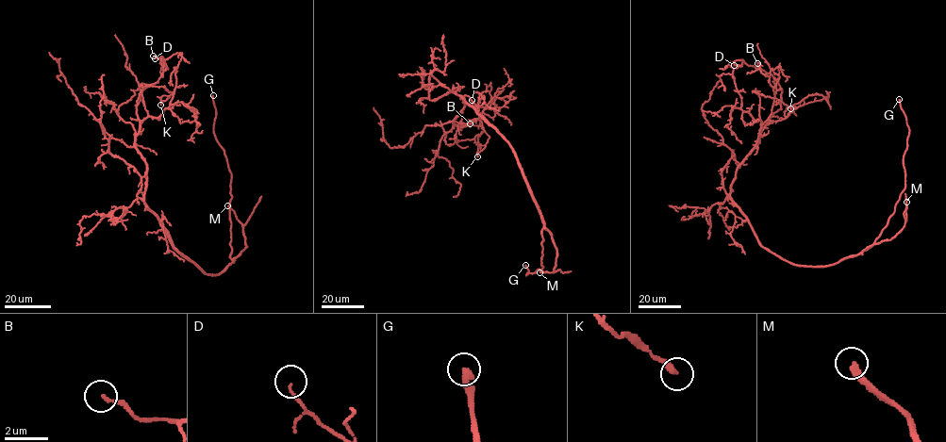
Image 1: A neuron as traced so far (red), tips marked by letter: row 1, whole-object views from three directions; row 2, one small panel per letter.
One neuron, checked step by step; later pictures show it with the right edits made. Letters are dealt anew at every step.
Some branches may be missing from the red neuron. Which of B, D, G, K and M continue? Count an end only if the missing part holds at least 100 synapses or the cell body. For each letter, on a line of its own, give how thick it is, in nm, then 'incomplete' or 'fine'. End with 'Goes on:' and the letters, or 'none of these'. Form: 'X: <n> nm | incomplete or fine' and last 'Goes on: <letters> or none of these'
B: 190 nm | fine
D: 100 nm | fine
G: 320 nm | incomplete
K: 280 nm | fine
M: 260 nm | incomplete
Goes on: G, M

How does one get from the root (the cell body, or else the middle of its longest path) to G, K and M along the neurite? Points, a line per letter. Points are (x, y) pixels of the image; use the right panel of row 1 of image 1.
G: (767, 249), (796, 265), (828, 266), (872, 245), (904, 187), (904, 155), (909, 128), (899, 99)
K: (767, 249), (732, 200), (730, 186), (762, 123), (759, 97), (752, 90), (790, 108)
M: (767, 249), (796, 265), (836, 264), (860, 253), (871, 245), (891, 239), (904, 224), (906, 202)

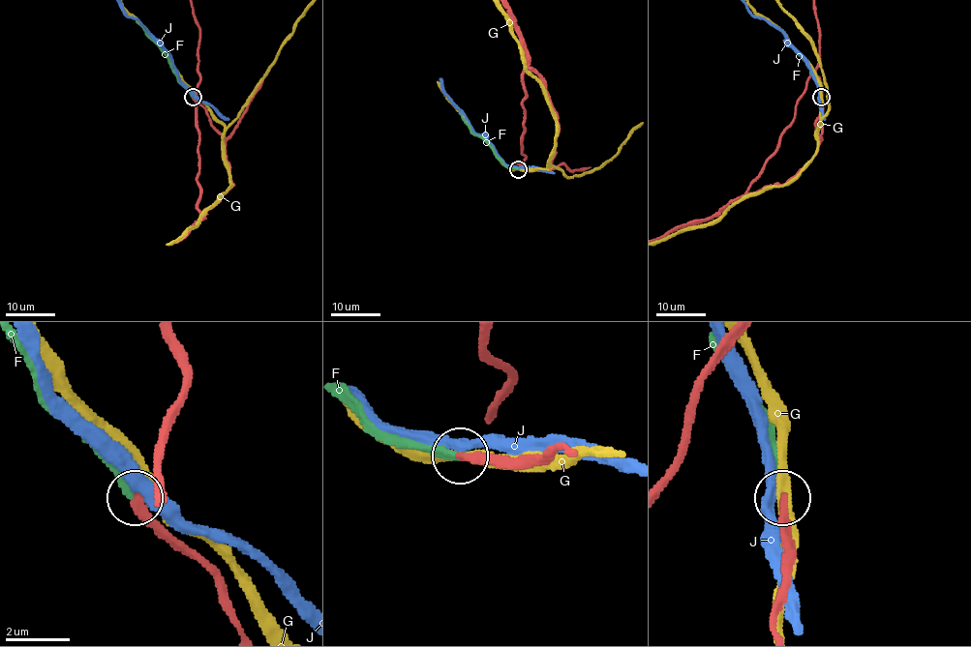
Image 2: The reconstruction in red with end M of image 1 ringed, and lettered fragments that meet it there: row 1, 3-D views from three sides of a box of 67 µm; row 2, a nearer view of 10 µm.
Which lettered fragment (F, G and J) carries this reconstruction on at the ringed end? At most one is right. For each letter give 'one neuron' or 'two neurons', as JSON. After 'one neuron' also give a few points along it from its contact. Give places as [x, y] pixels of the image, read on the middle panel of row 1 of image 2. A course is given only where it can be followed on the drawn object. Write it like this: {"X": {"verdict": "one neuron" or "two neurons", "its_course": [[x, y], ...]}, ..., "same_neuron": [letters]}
{"F": {"verdict": "one neuron", "its_course": [[518, 169], [509, 168], [496, 156], [494, 151], [471, 132], [458, 111]]}, "G": {"verdict": "two neurons"}, "J": {"verdict": "two neurons"}, "same_neuron": ["F"]}

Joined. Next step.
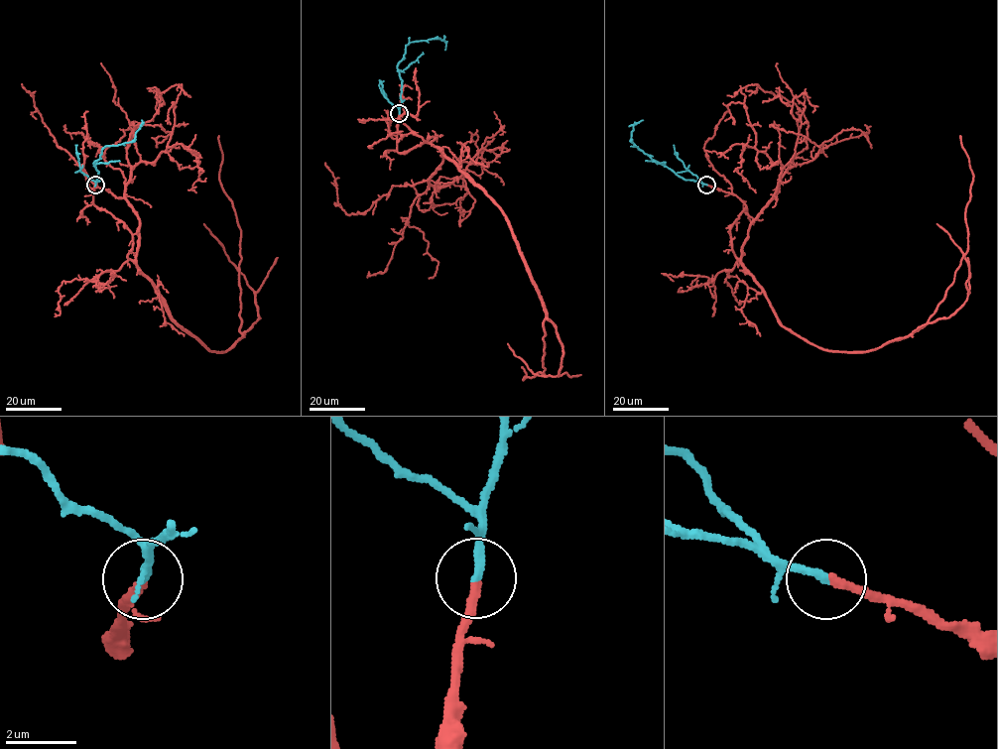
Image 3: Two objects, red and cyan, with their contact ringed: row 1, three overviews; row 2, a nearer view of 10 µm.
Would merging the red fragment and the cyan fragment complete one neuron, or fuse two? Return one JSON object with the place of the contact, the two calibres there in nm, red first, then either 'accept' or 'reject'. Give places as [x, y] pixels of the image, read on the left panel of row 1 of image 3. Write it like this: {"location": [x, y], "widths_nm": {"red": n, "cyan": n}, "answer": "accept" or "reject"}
{"location": [95, 185], "widths_nm": {"red": 240, "cyan": 240}, "answer": "accept"}

